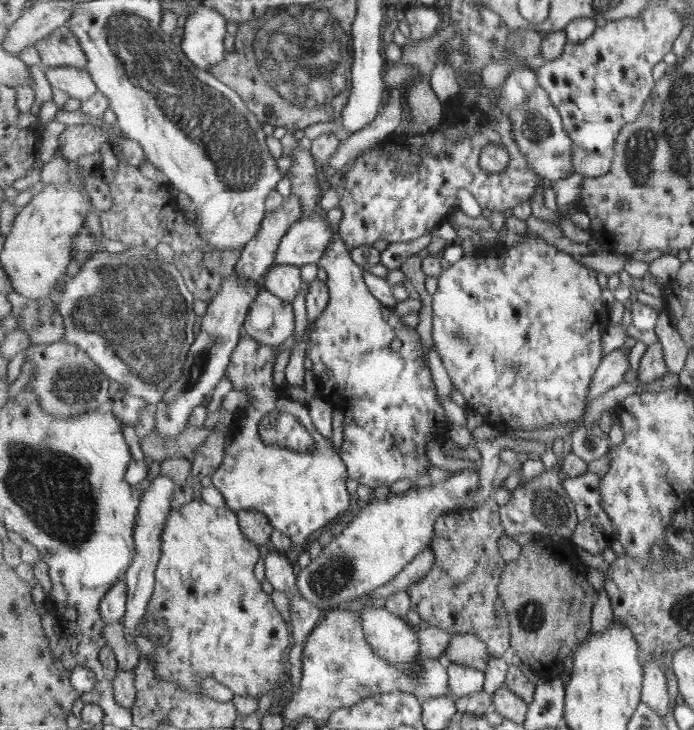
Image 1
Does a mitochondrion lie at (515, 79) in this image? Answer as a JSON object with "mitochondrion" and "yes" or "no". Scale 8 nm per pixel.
{"mitochondrion":"yes"}

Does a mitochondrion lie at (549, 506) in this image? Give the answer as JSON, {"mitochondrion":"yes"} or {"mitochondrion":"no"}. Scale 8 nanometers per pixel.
{"mitochondrion":"yes"}

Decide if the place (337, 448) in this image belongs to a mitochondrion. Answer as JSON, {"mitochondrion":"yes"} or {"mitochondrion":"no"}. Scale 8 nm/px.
{"mitochondrion":"no"}

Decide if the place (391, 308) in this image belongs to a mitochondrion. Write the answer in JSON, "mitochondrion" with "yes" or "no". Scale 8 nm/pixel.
{"mitochondrion":"no"}

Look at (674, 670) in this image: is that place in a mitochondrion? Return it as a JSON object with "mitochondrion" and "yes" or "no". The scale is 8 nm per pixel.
{"mitochondrion":"no"}

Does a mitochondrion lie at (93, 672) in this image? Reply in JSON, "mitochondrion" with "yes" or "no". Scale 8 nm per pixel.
{"mitochondrion":"no"}

